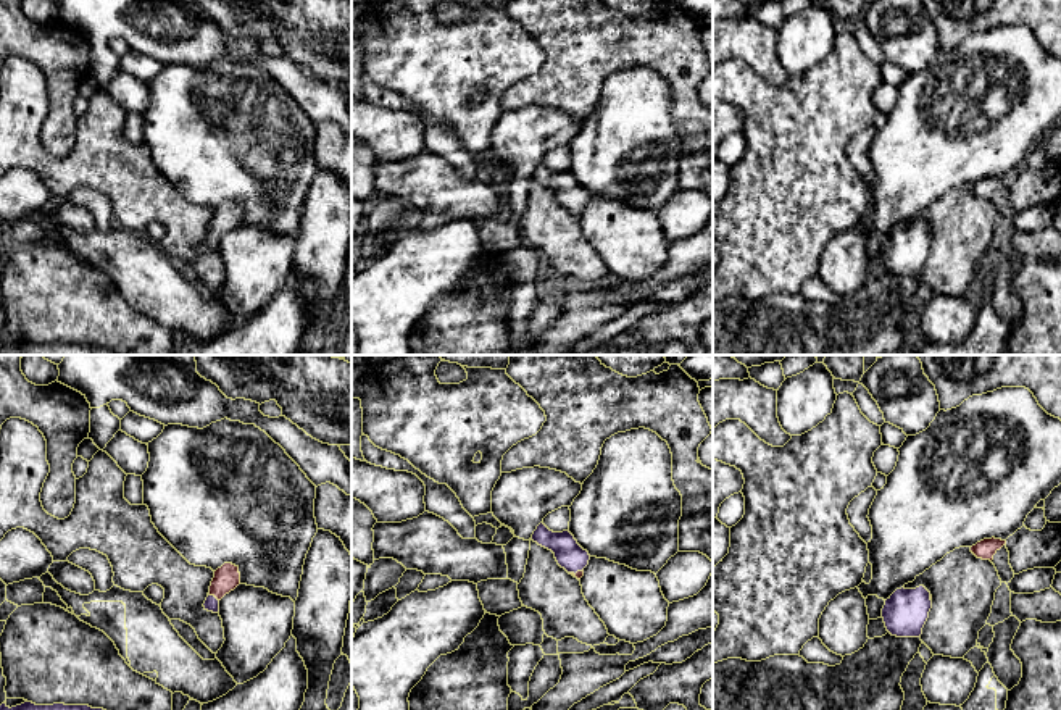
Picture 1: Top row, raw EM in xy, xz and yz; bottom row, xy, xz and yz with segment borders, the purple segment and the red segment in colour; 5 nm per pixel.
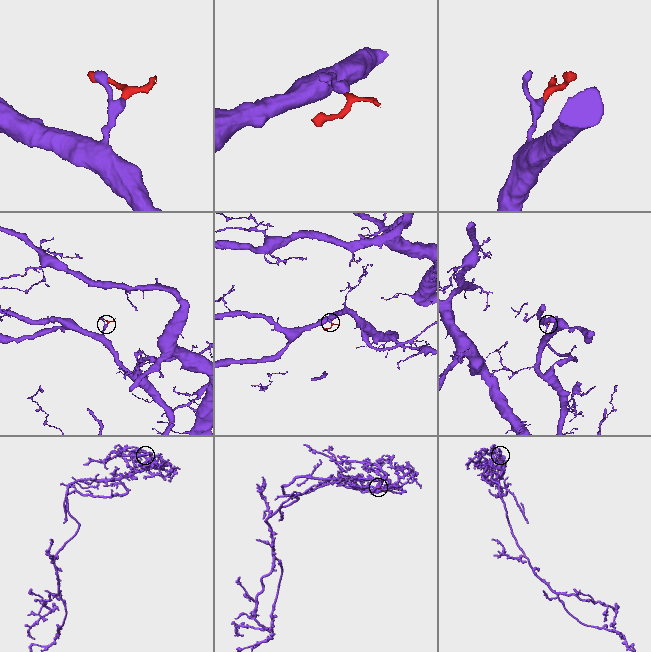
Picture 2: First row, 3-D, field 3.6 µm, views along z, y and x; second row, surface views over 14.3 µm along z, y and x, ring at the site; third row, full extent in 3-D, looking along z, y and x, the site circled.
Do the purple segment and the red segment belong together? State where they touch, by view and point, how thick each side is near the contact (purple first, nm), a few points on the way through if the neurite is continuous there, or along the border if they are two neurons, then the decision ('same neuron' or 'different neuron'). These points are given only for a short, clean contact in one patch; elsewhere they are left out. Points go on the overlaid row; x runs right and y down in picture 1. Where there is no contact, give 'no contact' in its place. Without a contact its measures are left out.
xy (213, 596) | 80/130 nm | across xy (212, 604), (213, 596), (226, 578) | same neuron

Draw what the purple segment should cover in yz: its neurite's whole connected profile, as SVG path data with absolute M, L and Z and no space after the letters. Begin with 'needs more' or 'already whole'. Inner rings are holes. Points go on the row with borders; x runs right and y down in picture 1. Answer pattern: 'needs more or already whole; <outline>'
already whole; M924 586L901 587L885 600L882 618L892 636L921 637L930 608L930 592Z

